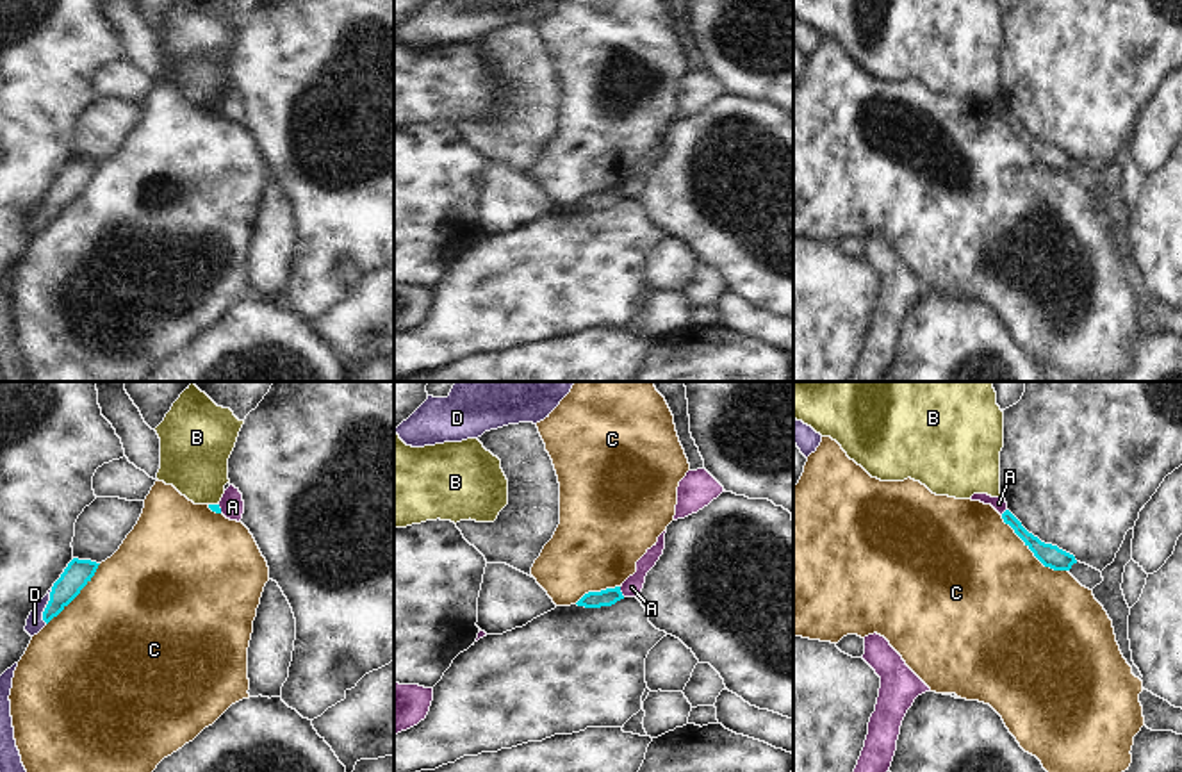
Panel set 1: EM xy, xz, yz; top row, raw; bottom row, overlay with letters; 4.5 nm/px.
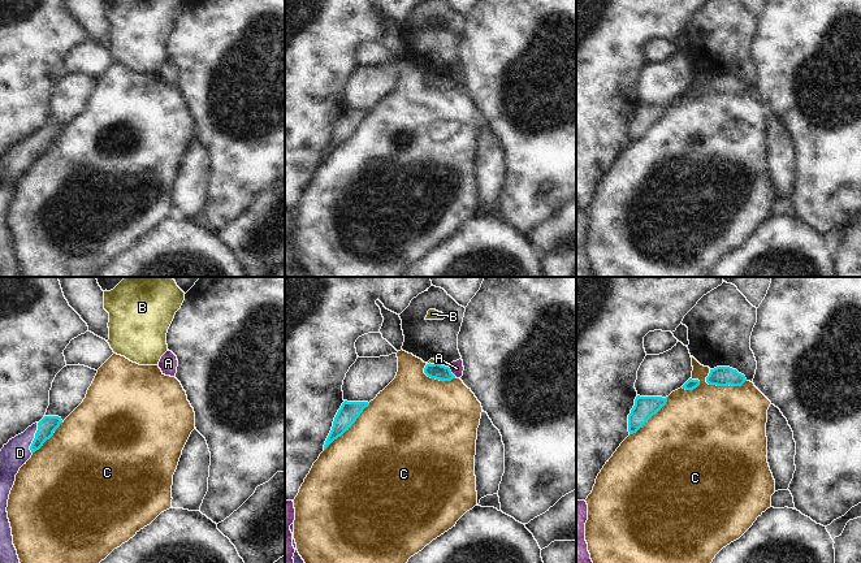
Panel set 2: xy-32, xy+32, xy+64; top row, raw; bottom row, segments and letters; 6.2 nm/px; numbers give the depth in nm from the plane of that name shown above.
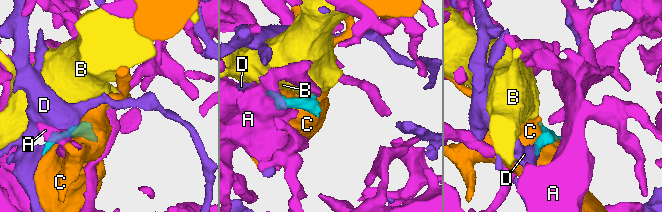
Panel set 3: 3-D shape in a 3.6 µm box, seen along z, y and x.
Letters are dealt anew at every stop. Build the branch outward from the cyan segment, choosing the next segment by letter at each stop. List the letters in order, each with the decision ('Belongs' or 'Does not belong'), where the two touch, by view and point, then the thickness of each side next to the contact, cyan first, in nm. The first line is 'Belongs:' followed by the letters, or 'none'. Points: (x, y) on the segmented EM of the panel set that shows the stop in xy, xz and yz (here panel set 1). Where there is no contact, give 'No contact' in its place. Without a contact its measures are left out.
Belongs: D
A: Does not belong. Touches cyan at xz (621, 592). Thickness 80 nm (cyan) against 90 nm
B: Does not belong. Touches cyan at xy (214, 505). Thickness 40 nm (cyan) against 300 nm
C: Does not belong. Touches cyan at yz (1031, 550). Thickness 100 nm (cyan) against 500 nm
D: Belongs. Touches cyan at xy (47, 607). Thickness 120 nm (cyan) against 80 nm.

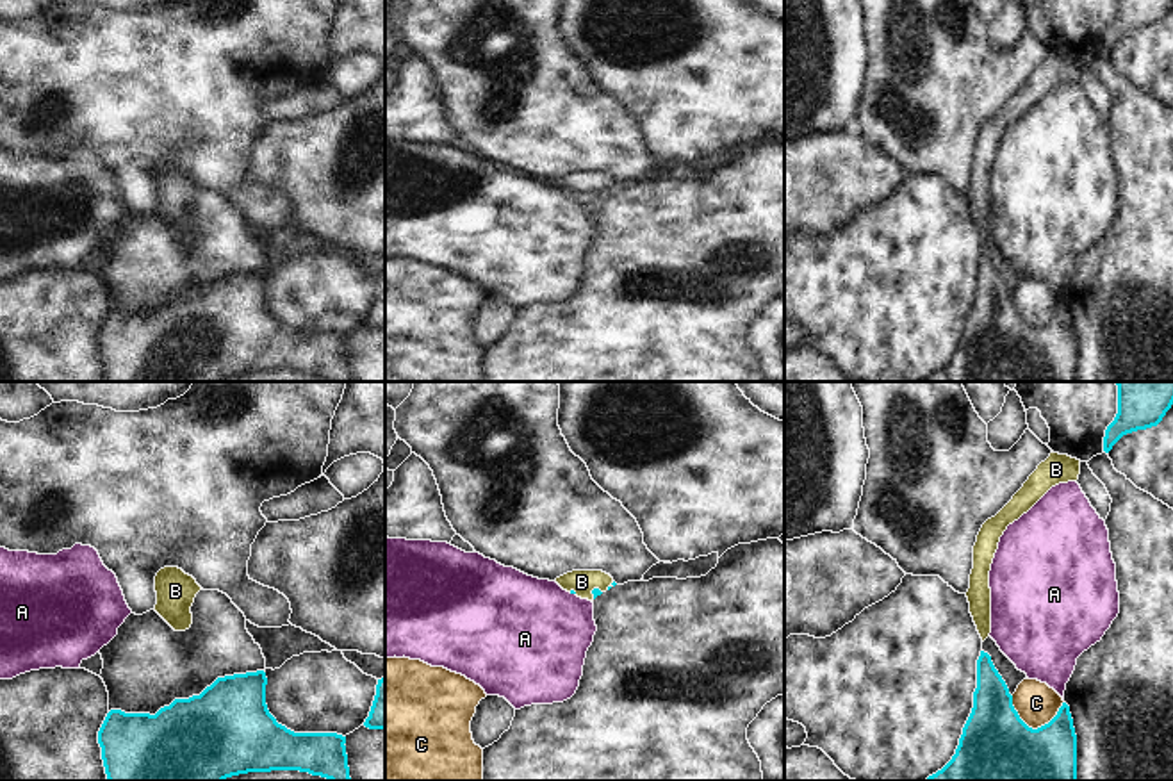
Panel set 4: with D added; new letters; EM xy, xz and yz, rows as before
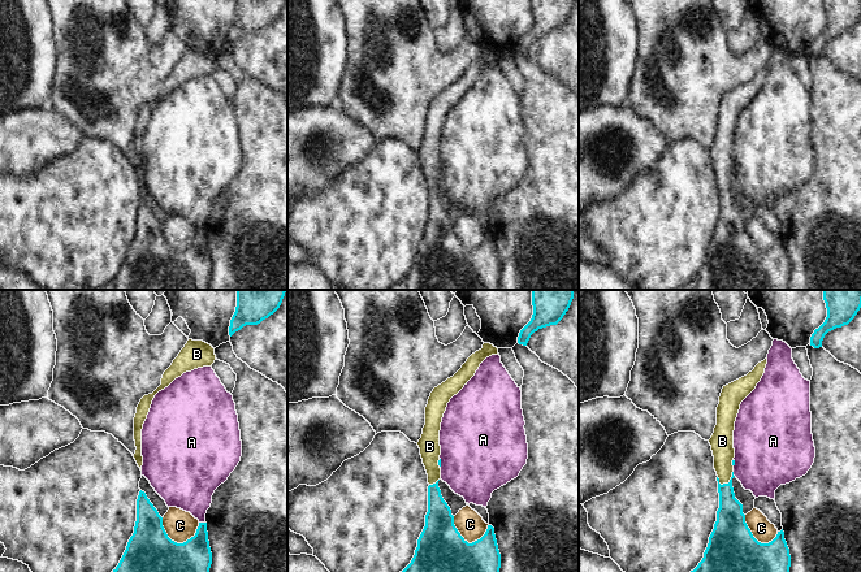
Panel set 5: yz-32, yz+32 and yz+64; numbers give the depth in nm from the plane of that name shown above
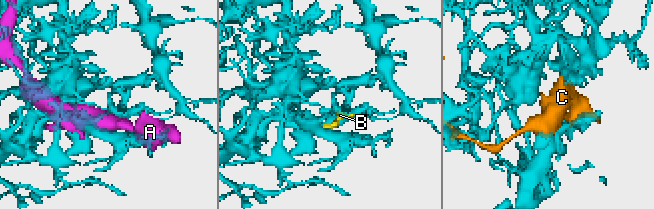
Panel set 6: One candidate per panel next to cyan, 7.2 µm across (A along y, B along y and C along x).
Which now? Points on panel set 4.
Belongs: B
A: Does not belong. Touches cyan at xz (573, 592). Thickness 20 nm (cyan) against 480 nm
B: Belongs. Touches cyan at xz (592, 592). Thickness 40 nm (cyan) against 110 nm
C: Does not belong. Touches cyan at yz (1034, 730). Thickness 500 nm (cyan) against 190 nm.

